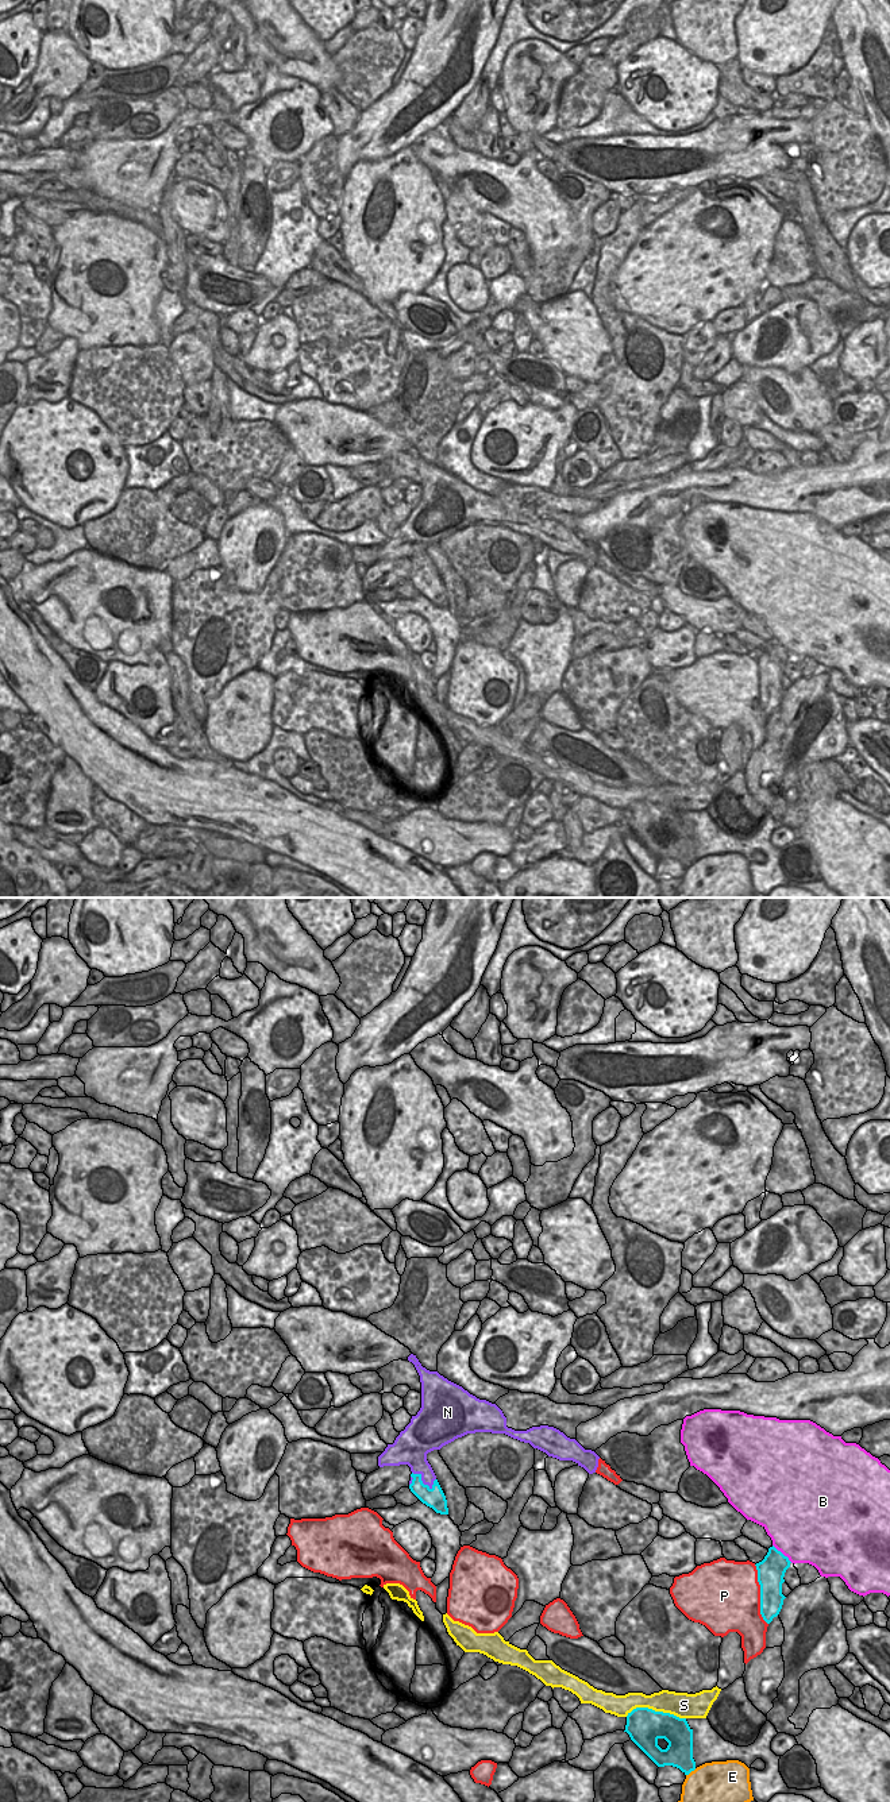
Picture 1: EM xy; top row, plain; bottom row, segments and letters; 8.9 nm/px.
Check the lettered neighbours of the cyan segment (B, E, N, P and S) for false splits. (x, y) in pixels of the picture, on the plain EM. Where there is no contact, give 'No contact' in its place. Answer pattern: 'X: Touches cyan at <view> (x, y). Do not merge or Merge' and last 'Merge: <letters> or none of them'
B: Touches cyan at xy (781, 645). Do not merge
E: Touches cyan at xy (690, 864). Do not merge
N: Touches cyan at xy (420, 572). Do not merge
P: Touches cyan at xy (761, 687). Do not merge
S: Touches cyan at xy (654, 803). Do not merge
Merge: none of them

